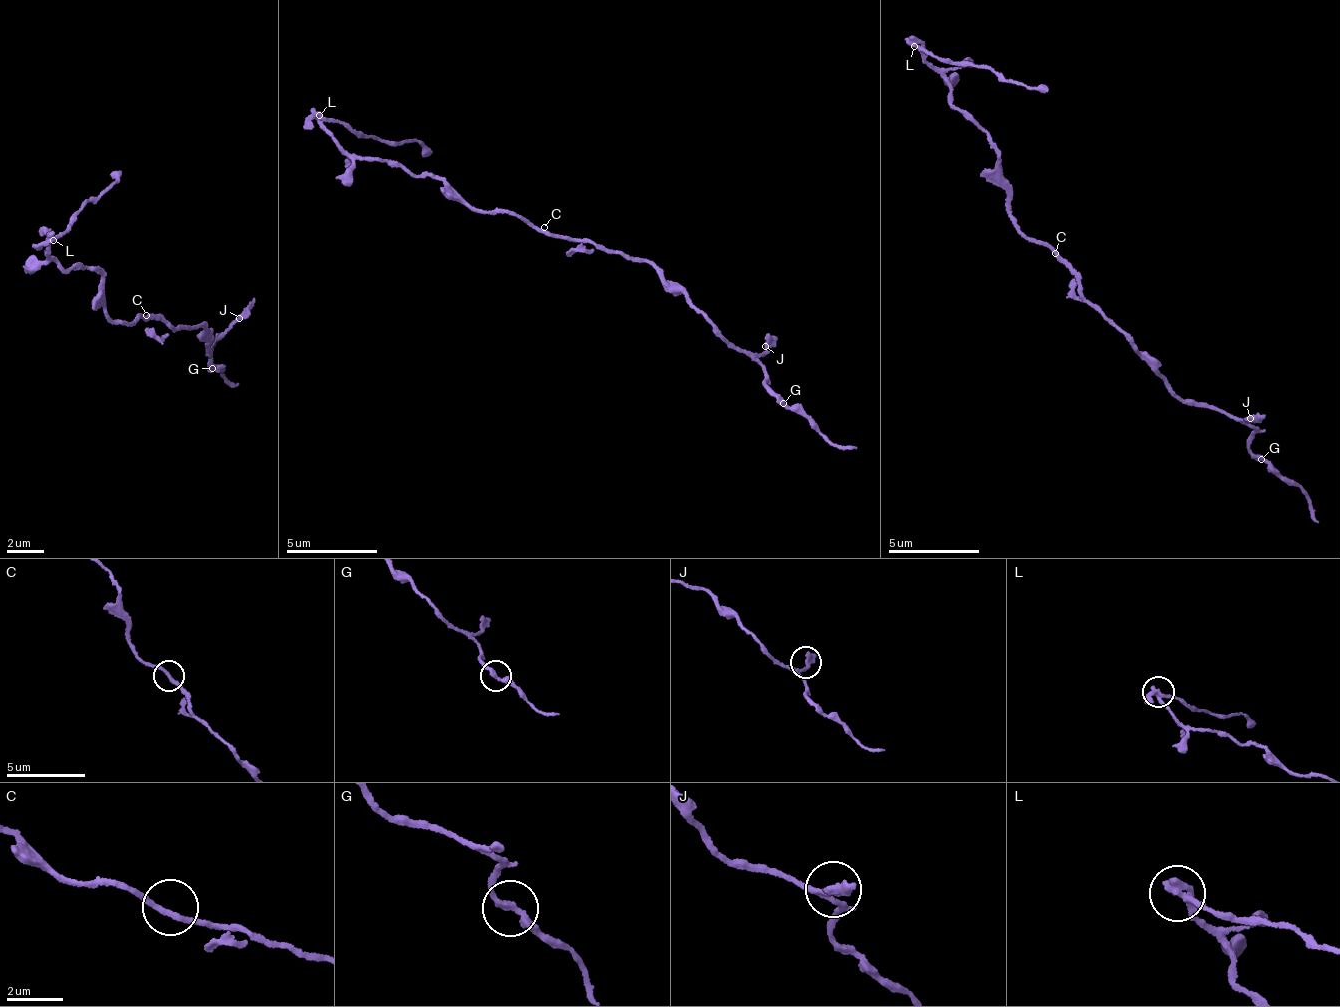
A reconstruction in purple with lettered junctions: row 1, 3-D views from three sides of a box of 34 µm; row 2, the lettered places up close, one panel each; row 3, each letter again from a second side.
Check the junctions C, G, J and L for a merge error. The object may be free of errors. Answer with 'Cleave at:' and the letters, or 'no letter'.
Cleave at: L

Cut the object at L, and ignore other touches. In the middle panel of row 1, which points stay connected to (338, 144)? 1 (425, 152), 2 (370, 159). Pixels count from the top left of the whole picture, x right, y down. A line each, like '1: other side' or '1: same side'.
1: other side
2: same side

